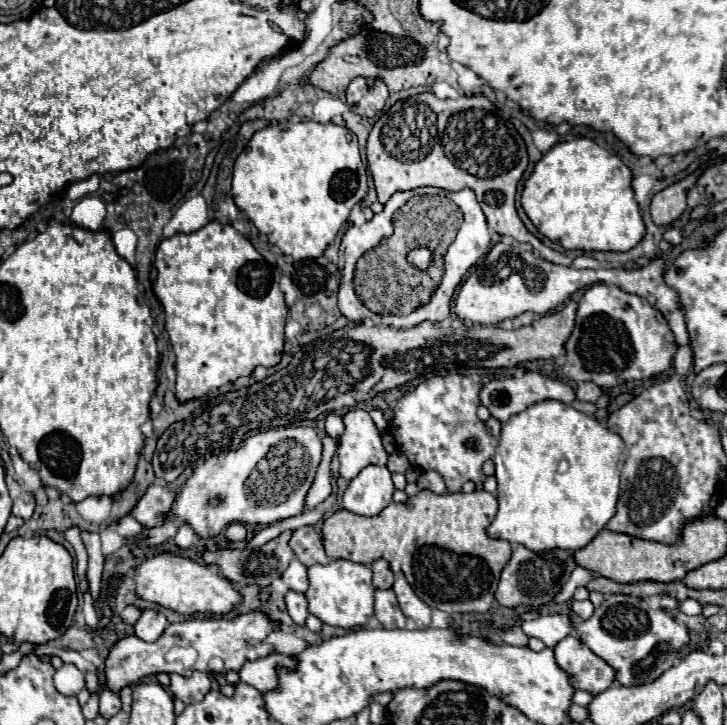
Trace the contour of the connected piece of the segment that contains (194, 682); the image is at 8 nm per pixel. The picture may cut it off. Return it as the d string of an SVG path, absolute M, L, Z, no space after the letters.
M192 671L190 677L182 677L176 673L170 673L170 693L174 699L180 699L182 703L198 703L204 699L204 695L210 691L212 683L210 677L202 671Z

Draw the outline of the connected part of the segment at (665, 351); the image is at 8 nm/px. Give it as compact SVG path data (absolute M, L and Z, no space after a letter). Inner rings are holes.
M596 283L588 287L578 301L576 325L564 349L566 361L562 375L566 381L592 381L608 391L626 381L650 379L664 373L672 365L676 341L664 315L646 299L626 293L616 285L608 287L606 283Z

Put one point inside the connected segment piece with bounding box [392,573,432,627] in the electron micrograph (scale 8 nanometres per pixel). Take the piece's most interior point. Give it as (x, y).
(414, 608)

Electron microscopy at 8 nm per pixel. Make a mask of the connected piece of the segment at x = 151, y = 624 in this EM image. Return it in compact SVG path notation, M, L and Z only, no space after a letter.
M146 609L146 611L142 611L142 617L136 621L134 633L142 641L156 641L162 635L162 631L166 629L166 625L168 625L168 621L162 613L158 613L154 609Z

